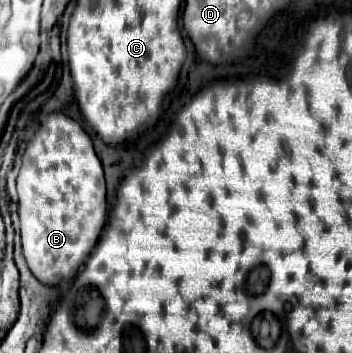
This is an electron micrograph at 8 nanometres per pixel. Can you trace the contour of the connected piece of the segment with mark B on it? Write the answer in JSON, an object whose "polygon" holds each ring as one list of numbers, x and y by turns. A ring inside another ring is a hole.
{"polygon":[[52,112,30,140,18,174,22,252,32,274,48,286,74,278,94,248,108,213,102,164,84,128,62,112]]}

